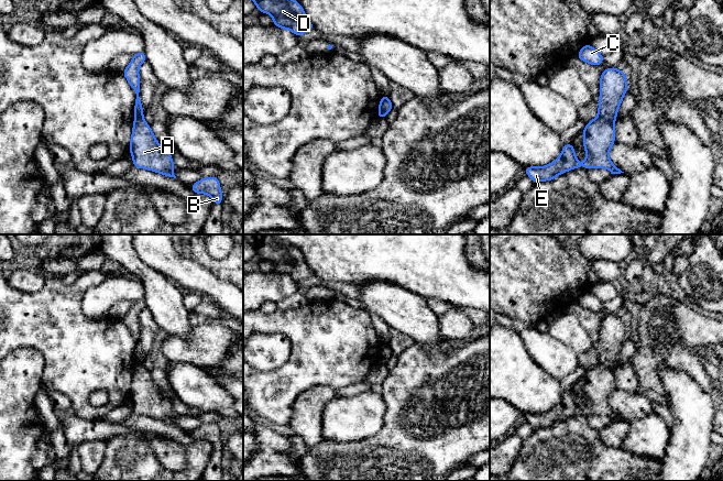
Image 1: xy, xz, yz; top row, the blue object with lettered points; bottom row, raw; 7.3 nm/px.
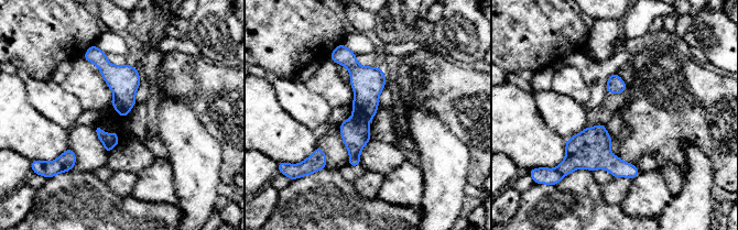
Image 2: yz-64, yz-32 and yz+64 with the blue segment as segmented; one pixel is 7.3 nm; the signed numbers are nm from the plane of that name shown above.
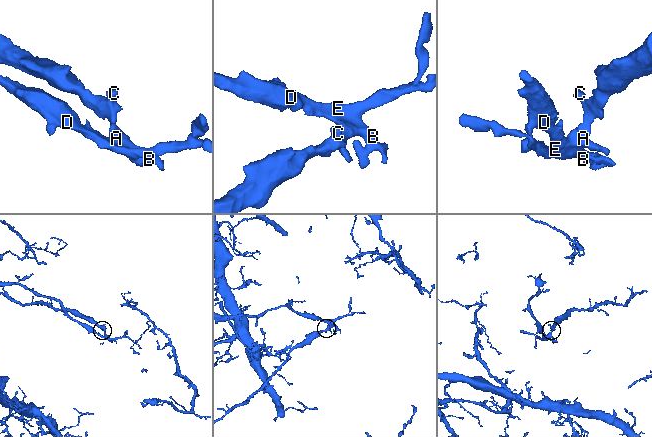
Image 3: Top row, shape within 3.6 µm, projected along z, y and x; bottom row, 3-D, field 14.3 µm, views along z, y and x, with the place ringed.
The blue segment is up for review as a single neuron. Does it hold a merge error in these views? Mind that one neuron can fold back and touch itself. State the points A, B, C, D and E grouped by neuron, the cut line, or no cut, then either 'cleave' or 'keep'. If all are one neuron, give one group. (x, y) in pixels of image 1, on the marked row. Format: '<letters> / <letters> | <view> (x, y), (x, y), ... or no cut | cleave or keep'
A B D E / C | yz (598, 116), (613, 123) | cleave

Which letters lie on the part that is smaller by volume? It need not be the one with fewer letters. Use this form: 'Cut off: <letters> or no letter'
Cut off: C

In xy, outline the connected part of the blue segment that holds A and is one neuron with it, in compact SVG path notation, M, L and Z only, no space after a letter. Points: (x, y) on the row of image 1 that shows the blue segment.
M135 117L133 120L129 151L133 157L134 167L176 178L172 155L158 144L151 127L143 118Z

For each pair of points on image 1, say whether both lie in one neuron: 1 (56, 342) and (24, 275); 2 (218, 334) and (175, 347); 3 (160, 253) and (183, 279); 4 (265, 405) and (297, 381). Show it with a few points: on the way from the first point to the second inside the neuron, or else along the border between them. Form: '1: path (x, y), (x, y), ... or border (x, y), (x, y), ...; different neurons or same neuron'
1: border (46, 279), (34, 292), (22, 292), (11, 286); different neurons
2: path (207, 345), (190, 351), (186, 350); same neuron
3: path (166, 260), (178, 272); same neuron
4: path (273, 400), (289, 386); same neuron

